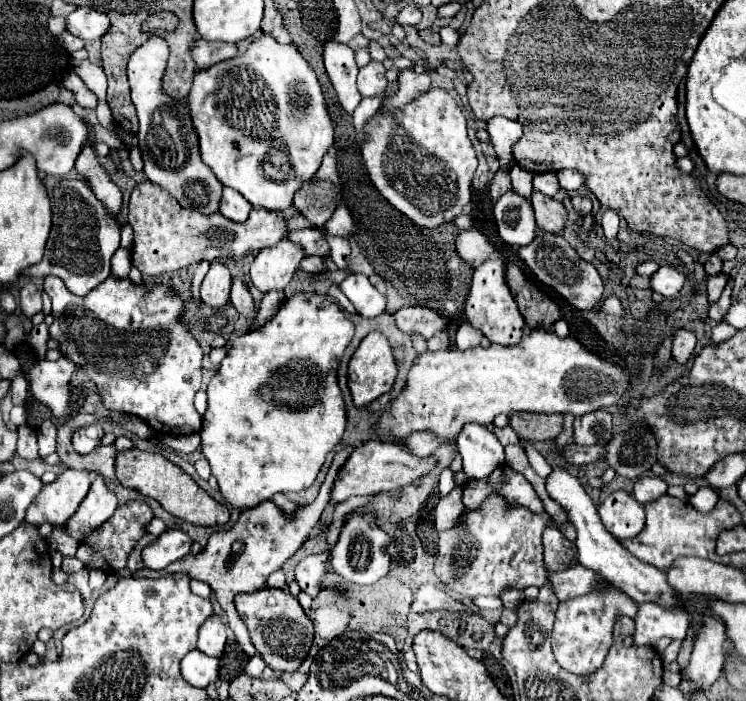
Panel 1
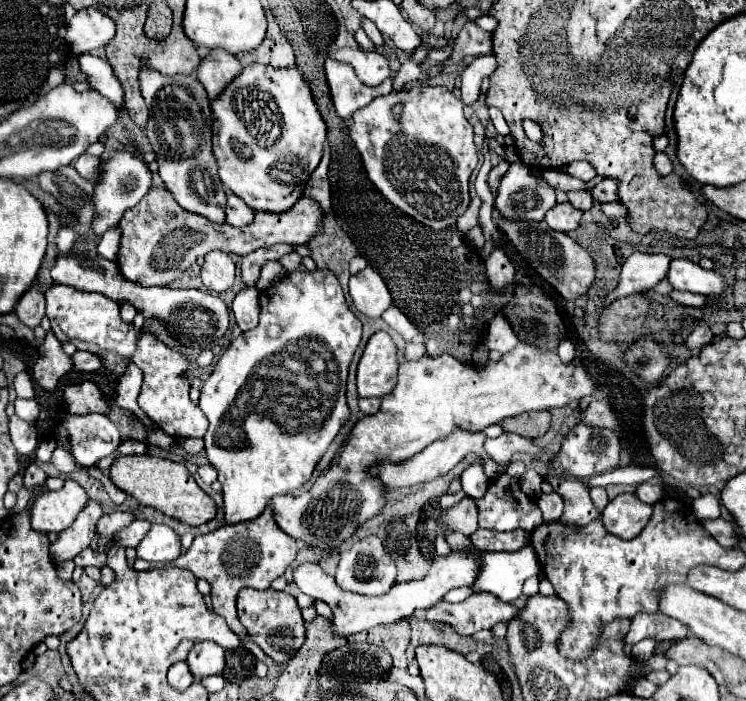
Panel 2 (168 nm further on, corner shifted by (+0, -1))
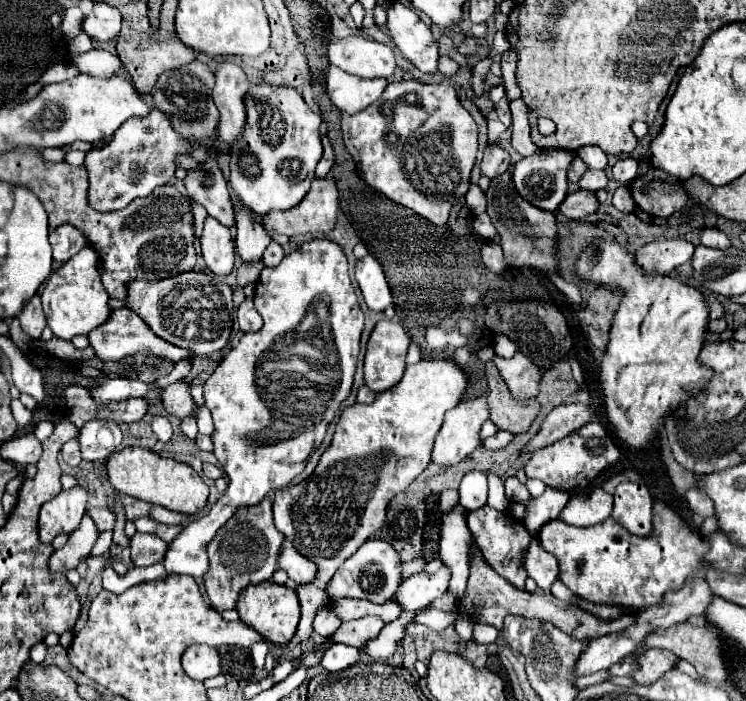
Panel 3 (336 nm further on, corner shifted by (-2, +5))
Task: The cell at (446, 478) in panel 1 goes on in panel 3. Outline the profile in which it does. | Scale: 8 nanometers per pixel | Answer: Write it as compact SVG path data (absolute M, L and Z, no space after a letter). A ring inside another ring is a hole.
M458 505L458 509L442 517L442 539L440 539L440 559L442 565L450 569L448 591L456 599L462 599L470 575L470 565L468 565L470 541L472 541L472 533L466 527L464 509L462 505Z

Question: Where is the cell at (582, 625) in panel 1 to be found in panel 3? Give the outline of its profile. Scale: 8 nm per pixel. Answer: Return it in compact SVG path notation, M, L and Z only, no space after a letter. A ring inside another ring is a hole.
M654 503L654 529L648 537L632 535L608 517L592 527L574 527L554 519L540 529L538 539L546 551L558 557L560 581L578 597L628 609L650 607L662 601L664 593L680 589L682 583L702 567L702 557L710 549L710 545L664 503ZM578 561L584 561L582 571L576 569Z

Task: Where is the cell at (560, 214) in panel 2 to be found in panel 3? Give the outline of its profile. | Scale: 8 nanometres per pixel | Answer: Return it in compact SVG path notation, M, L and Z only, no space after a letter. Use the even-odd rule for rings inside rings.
M578 189L574 193L570 193L566 197L566 201L558 207L558 213L566 215L568 219L582 219L590 213L596 213L598 209L598 199L596 199L596 193L594 191L588 191L588 189Z

